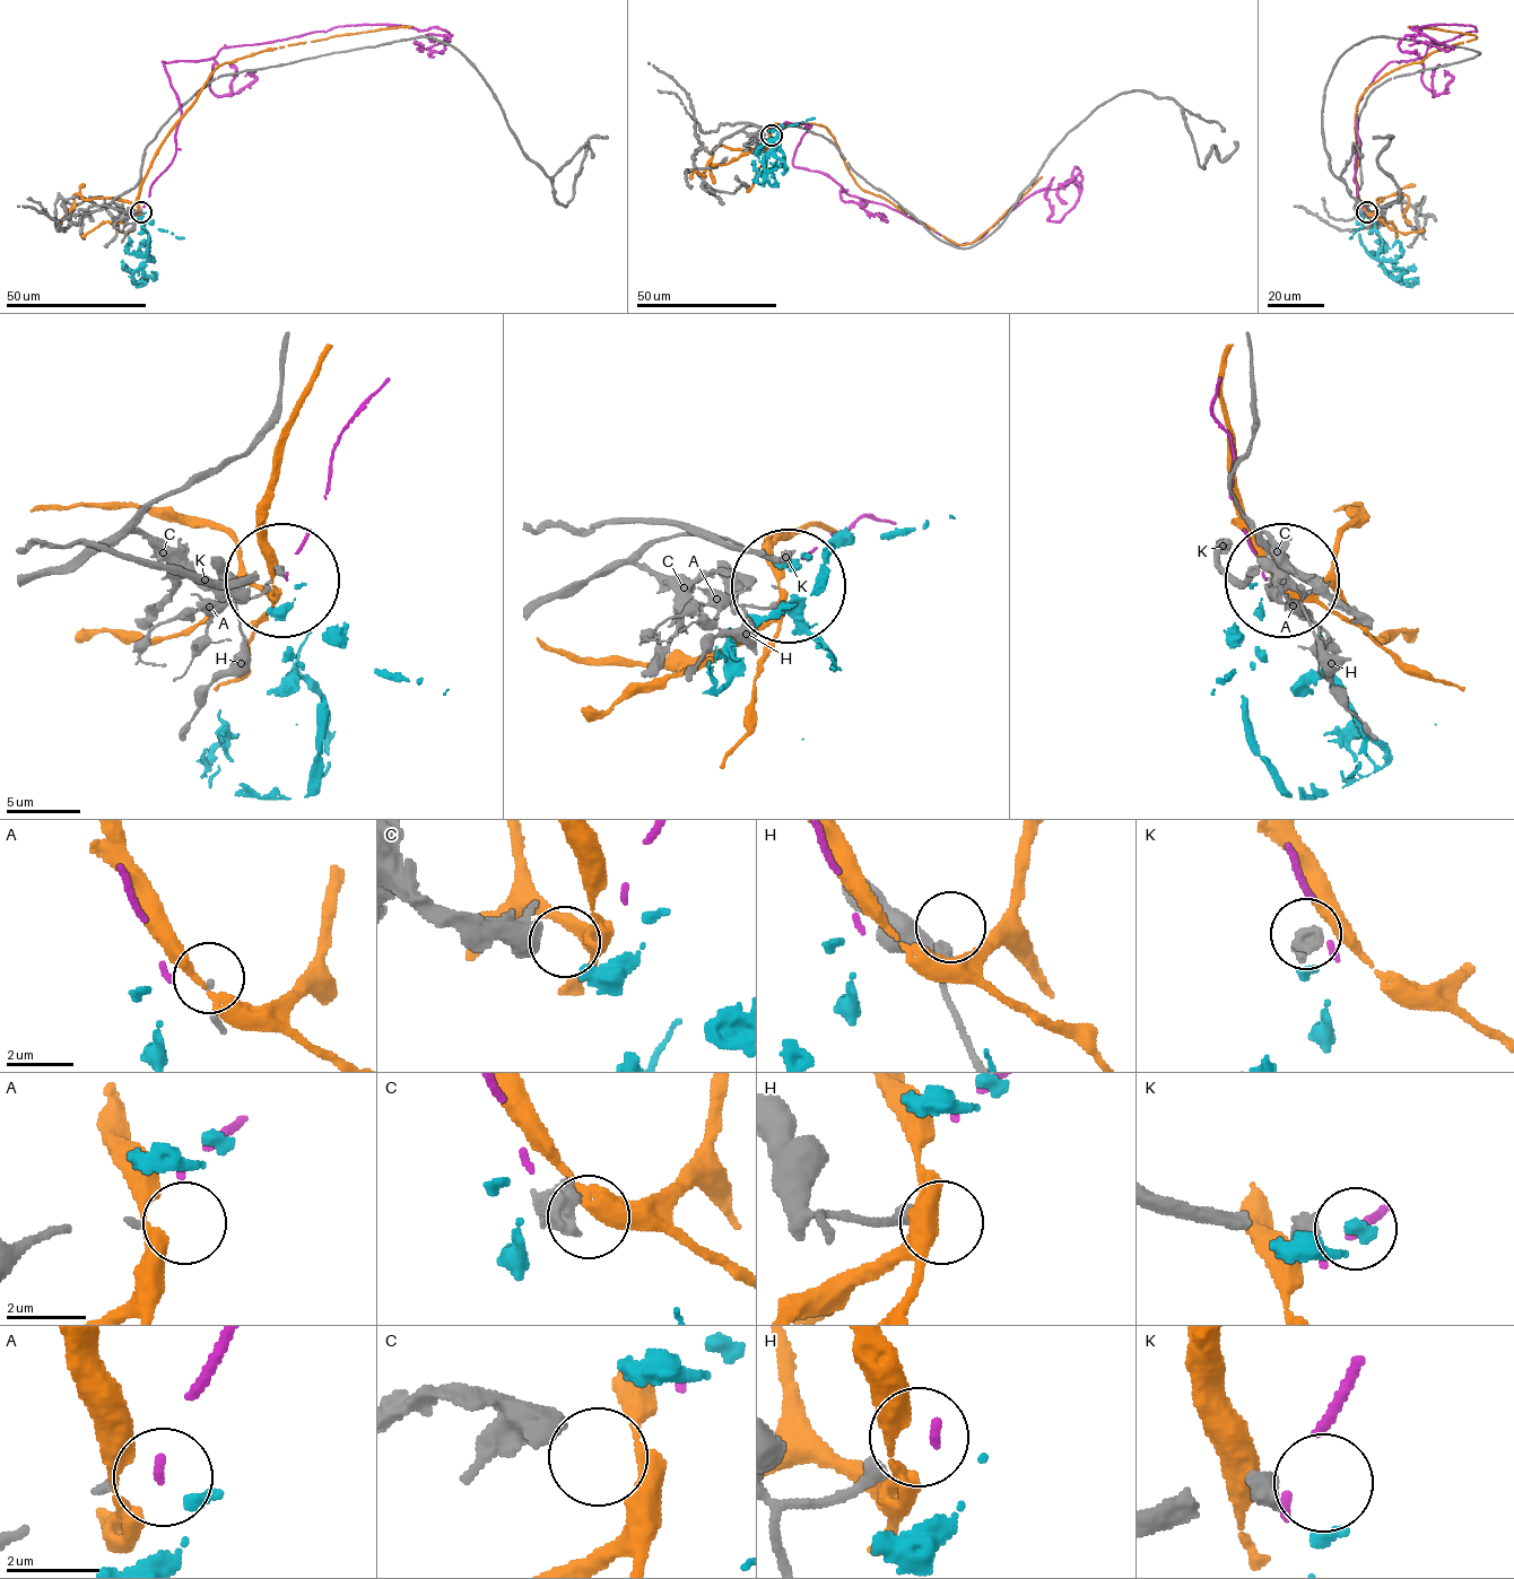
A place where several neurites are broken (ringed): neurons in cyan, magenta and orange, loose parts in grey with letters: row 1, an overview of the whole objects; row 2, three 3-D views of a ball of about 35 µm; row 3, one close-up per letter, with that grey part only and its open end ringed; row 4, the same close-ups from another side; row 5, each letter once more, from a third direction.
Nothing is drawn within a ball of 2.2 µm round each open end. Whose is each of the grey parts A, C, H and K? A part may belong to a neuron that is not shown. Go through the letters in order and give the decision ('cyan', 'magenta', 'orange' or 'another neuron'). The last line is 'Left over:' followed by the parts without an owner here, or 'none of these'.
A: another neuron
C: another neuron
H: another neuron
K: cyan
Left over: A, C, H

